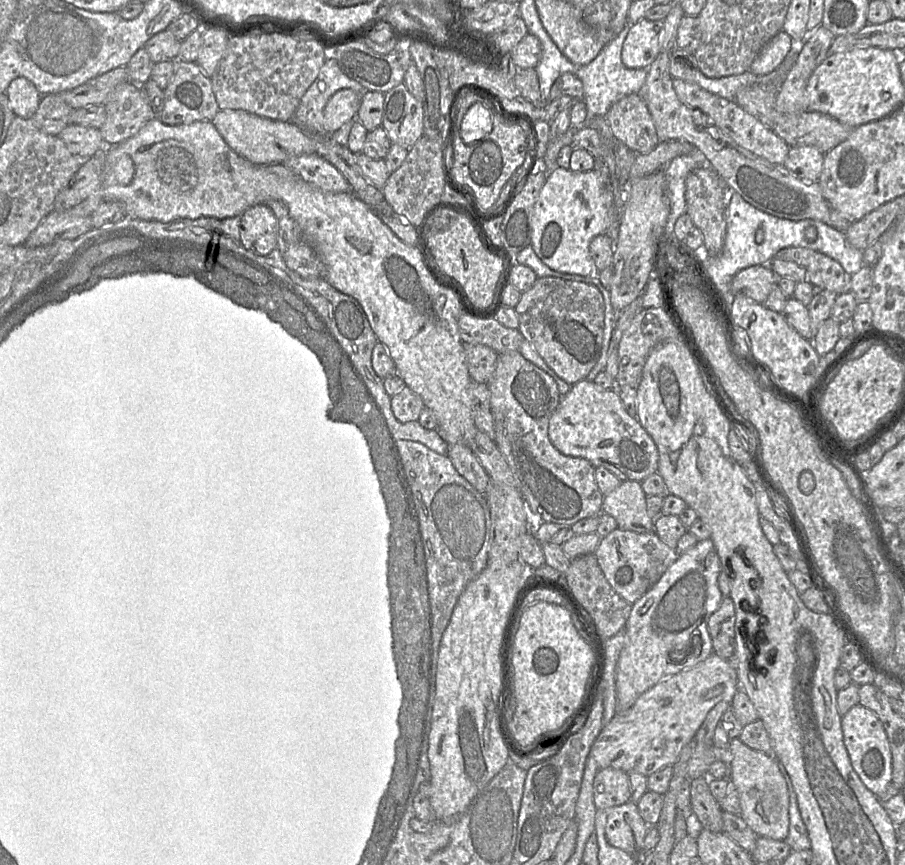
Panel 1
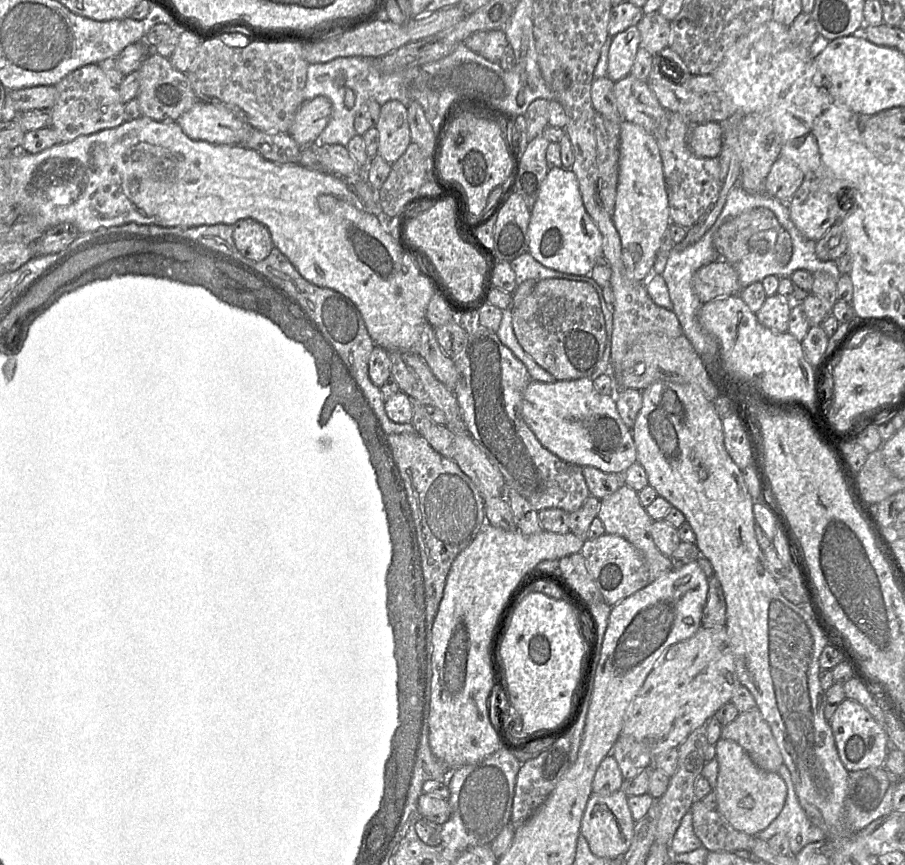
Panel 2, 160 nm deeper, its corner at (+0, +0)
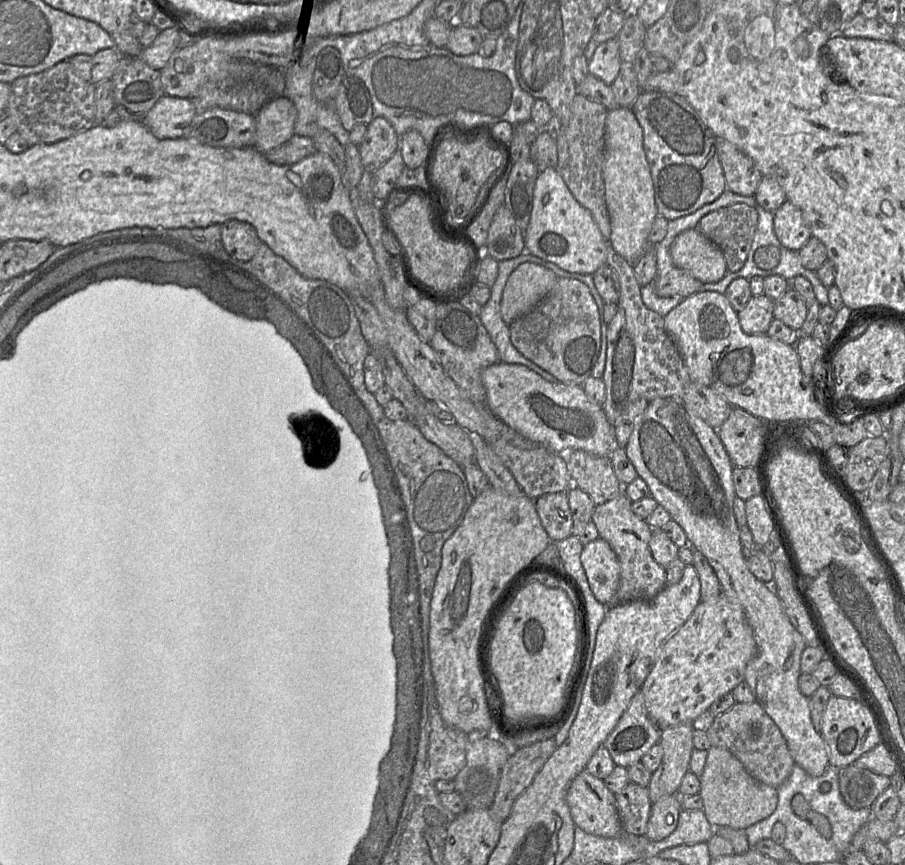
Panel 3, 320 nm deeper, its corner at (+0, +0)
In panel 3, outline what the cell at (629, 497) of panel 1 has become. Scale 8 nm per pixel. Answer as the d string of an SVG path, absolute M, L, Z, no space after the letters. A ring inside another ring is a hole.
M621 493L597 505L592 514L599 537L610 544L620 563L620 584L610 605L605 605L607 607L630 601L649 601L667 586L666 569L654 560L649 548L653 529L633 512L631 504L632 501Z

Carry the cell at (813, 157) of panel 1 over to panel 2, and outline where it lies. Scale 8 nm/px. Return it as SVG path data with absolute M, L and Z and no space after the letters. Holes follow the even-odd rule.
M779 157L764 181L763 190L767 195L787 203L806 178L794 162Z

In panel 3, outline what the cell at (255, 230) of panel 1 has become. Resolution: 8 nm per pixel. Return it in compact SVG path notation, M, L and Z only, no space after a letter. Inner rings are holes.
M236 219L221 224L221 237L226 251L242 261L249 261L262 243L250 223Z

